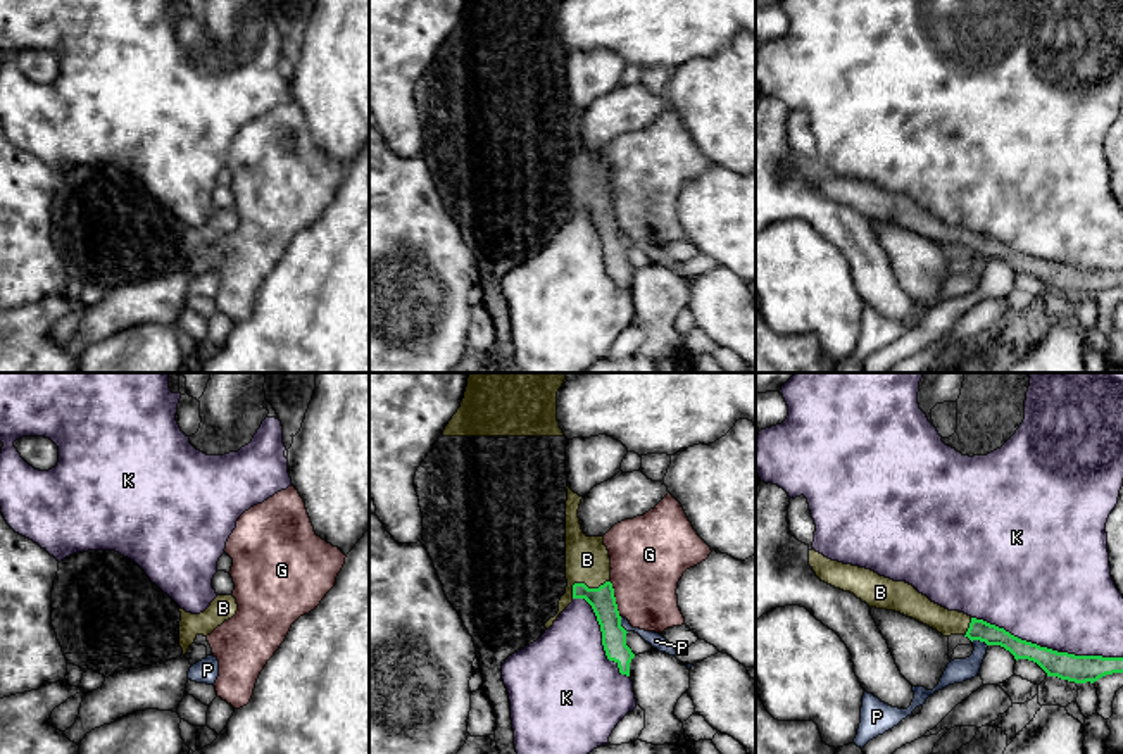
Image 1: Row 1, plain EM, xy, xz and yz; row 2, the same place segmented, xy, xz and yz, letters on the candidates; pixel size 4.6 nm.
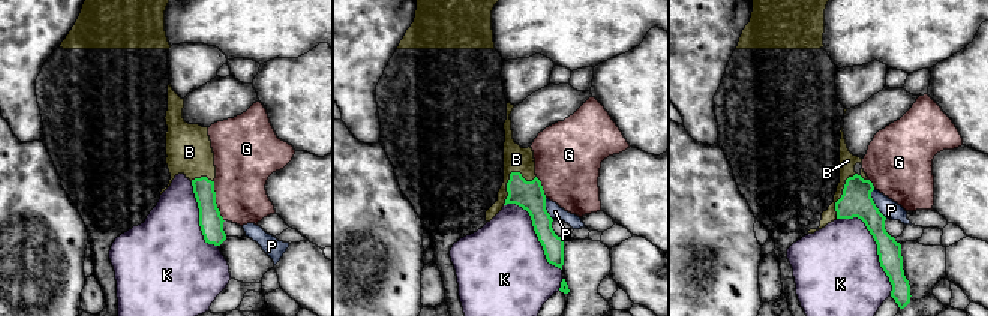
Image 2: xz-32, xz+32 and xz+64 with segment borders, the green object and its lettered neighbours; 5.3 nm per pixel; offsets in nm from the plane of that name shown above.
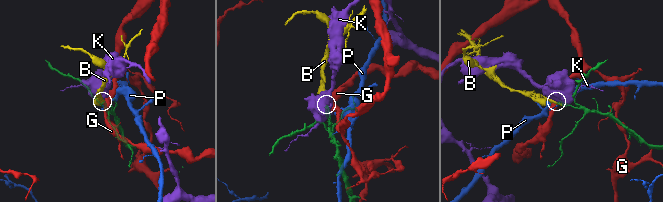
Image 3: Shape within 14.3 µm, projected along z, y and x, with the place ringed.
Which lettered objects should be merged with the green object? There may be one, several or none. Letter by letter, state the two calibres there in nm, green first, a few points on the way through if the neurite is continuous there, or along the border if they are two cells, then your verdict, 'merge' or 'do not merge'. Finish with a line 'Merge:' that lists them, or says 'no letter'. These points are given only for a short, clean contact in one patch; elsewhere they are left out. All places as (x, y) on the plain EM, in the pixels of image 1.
B: calibres 120 and 200 nm; merge
G: calibres 120 and 360 nm; border xz (609, 195), (620, 230); do not merge
K: calibres 130 and 500 nm; do not merge
P: calibres 120 and 70 nm; border xz (620, 230), (620, 238), (627, 245); do not merge
Merge: B

